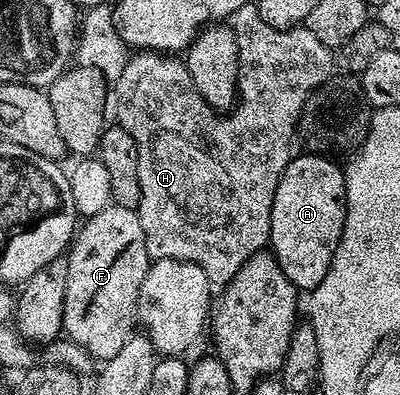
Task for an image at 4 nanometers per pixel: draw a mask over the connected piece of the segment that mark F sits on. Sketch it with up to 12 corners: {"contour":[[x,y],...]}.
{"contour":[[110,205],[68,248],[64,334],[95,361],[135,334],[143,225]]}

